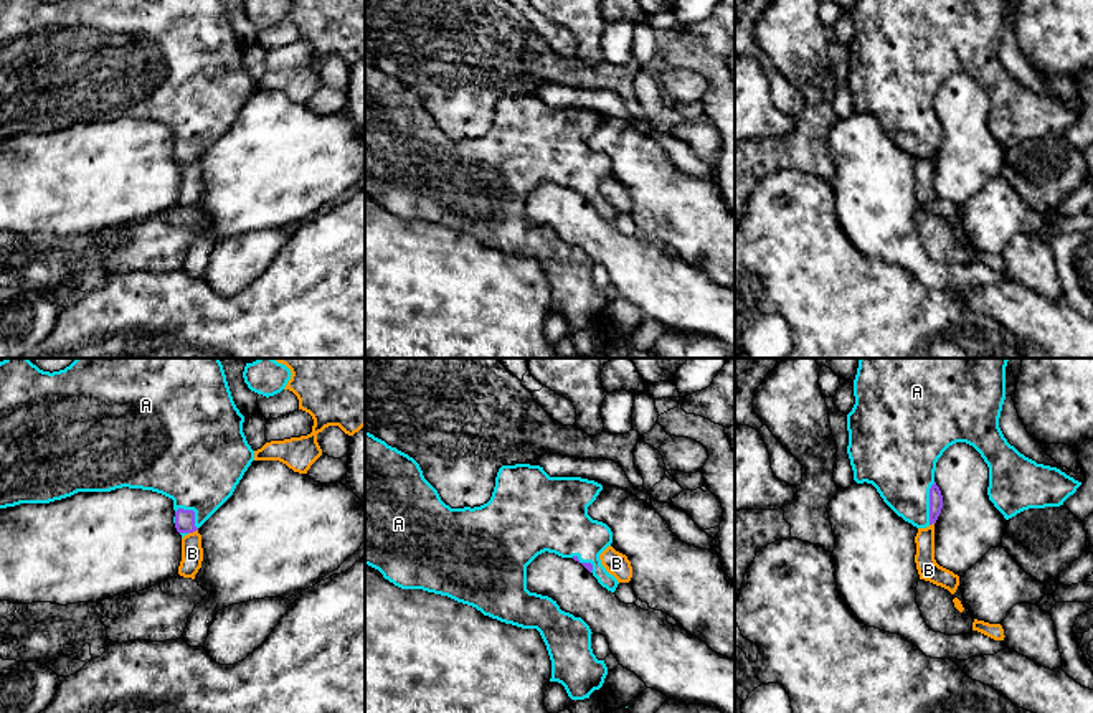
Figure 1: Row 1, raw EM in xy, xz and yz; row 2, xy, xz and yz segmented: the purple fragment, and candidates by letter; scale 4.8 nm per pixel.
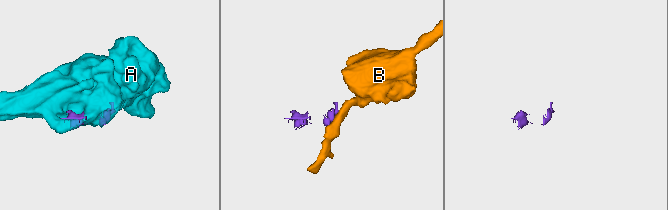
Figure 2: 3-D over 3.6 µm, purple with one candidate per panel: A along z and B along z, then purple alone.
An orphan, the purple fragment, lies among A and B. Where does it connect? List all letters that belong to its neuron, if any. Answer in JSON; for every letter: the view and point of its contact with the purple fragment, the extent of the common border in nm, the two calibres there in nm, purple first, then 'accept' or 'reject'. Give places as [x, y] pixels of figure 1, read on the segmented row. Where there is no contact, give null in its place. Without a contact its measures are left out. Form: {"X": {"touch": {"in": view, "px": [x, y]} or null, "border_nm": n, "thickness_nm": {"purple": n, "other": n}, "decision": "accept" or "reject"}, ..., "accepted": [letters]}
{"A": {"touch": {"in": "yz", "px": [930, 504]}, "border_nm": 220, "thickness_nm": {"purple": 60, "other": 340}, "decision": "accept"}, "B": {"touch": {"in": "xy", "px": [192, 532]}, "border_nm": 50, "thickness_nm": {"purple": 100, "other": 110}, "decision": "reject"}, "accepted": ["A"]}

